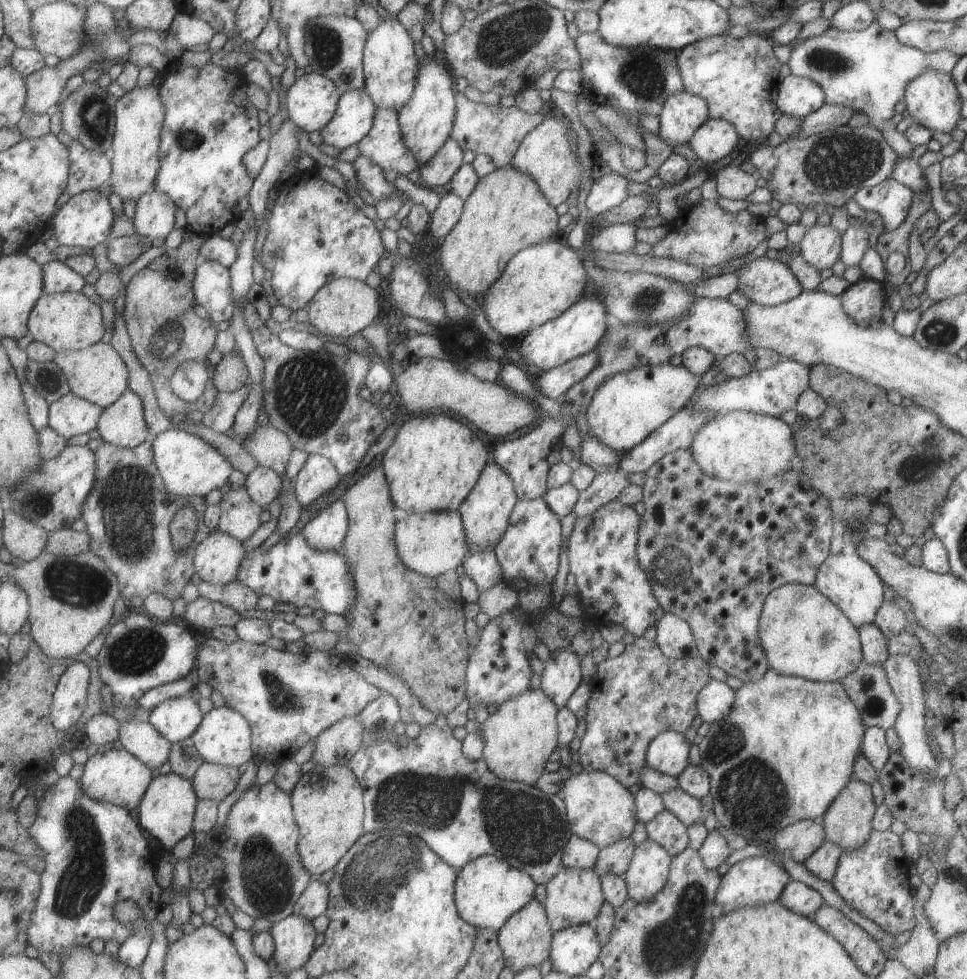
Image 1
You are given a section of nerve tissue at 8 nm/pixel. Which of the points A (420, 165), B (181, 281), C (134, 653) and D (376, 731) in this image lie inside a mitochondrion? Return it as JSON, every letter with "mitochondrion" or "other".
{"A":"other","B":"other","C":"mitochondrion","D":"mitochondrion"}

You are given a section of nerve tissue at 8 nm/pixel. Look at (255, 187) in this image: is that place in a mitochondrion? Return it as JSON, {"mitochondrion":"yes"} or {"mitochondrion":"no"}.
{"mitochondrion":"no"}

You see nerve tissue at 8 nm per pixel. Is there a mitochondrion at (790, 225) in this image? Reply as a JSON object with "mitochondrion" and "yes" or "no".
{"mitochondrion":"no"}

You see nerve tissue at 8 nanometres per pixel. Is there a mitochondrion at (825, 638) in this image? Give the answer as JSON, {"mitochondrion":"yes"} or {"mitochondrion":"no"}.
{"mitochondrion":"yes"}

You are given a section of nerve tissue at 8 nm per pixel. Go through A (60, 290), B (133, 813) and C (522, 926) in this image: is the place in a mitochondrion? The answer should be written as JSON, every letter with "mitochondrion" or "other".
{"A":"other","B":"other","C":"other"}

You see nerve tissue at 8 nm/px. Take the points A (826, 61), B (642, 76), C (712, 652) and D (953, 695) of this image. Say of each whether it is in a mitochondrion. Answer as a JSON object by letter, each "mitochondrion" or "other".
{"A":"mitochondrion","B":"mitochondrion","C":"other","D":"other"}

